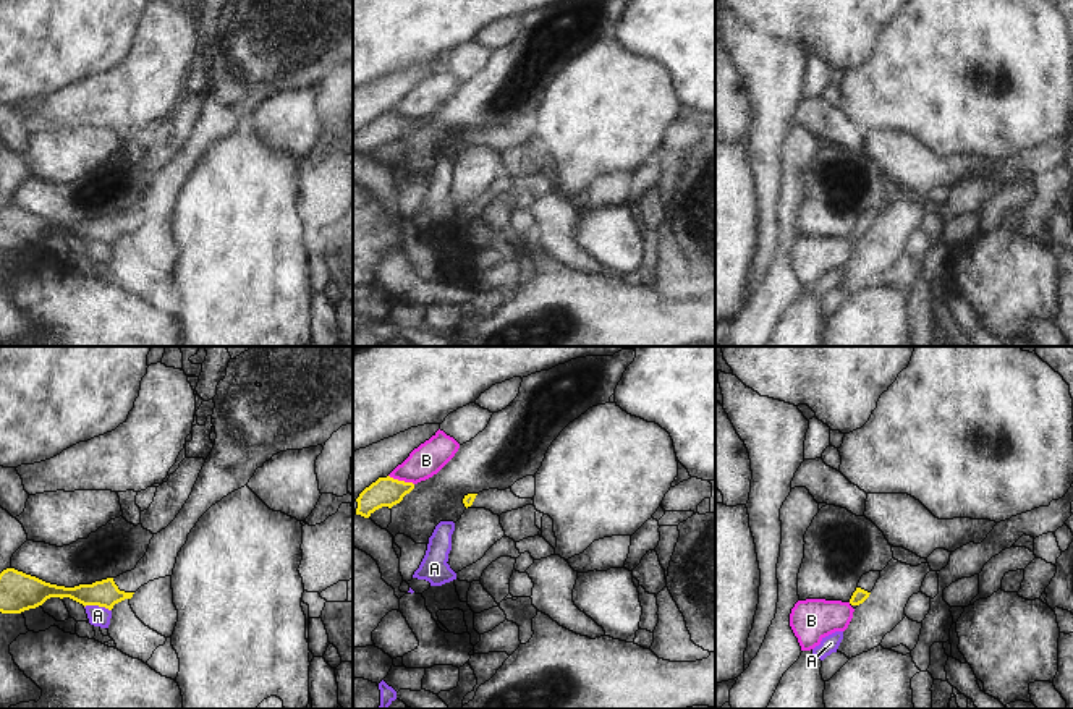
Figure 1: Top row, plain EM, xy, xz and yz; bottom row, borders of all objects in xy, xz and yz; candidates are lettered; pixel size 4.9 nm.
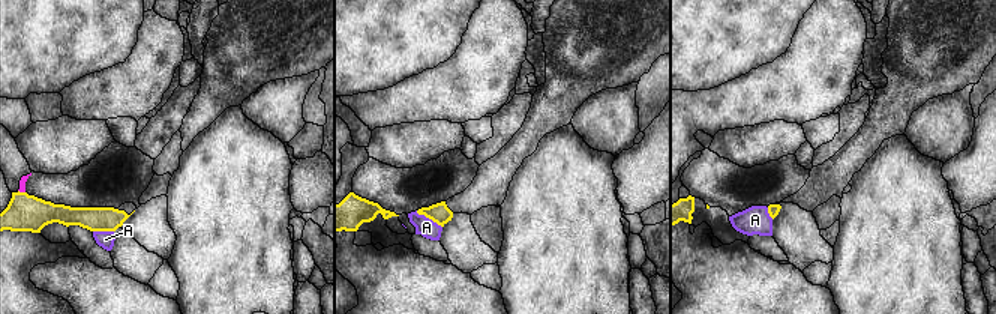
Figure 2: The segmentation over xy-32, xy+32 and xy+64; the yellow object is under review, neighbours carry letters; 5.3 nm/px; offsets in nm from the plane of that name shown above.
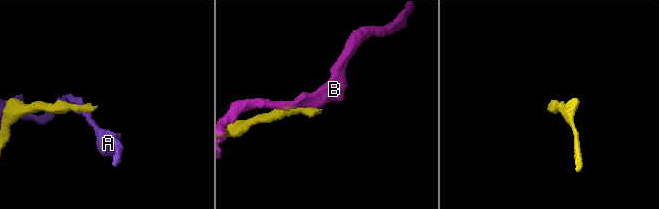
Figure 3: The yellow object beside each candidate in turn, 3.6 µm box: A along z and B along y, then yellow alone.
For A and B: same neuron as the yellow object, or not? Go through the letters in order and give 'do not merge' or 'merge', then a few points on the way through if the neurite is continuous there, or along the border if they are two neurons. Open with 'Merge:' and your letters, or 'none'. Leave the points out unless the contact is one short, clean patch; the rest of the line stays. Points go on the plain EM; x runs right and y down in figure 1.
Merge: none
A: do not merge; border along xy (84, 243), (104, 243), (110, 248)
B: do not merge; border along xz (389, 112), (413, 122)

